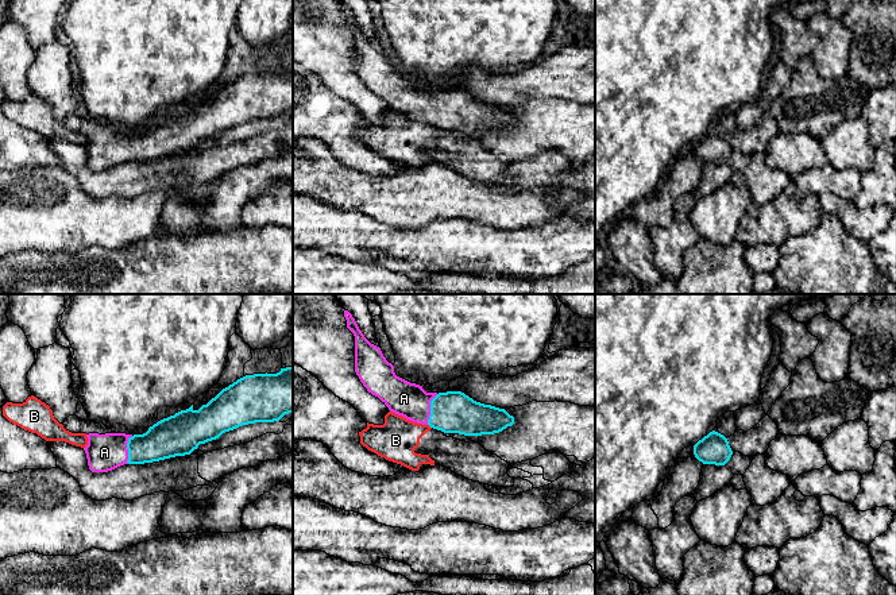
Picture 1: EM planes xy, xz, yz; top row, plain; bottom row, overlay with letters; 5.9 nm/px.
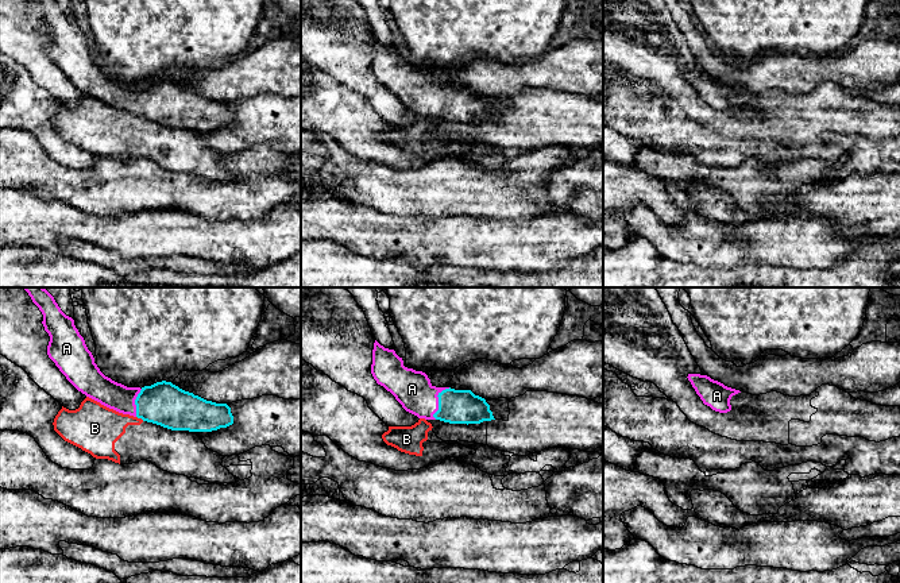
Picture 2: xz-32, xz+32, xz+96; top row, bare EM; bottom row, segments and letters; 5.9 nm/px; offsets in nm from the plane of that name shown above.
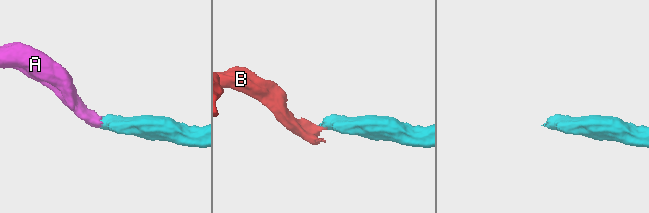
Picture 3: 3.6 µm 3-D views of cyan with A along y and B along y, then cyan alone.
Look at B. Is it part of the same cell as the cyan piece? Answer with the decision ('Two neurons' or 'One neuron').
Two neurons

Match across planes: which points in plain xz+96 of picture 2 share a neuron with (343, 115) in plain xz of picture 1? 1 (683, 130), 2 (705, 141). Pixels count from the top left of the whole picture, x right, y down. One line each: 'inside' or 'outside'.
1: inside
2: inside

